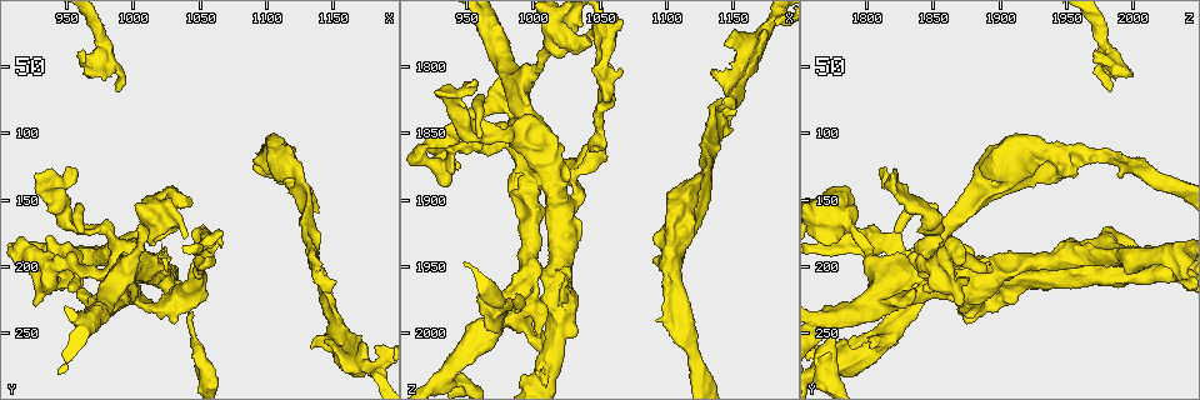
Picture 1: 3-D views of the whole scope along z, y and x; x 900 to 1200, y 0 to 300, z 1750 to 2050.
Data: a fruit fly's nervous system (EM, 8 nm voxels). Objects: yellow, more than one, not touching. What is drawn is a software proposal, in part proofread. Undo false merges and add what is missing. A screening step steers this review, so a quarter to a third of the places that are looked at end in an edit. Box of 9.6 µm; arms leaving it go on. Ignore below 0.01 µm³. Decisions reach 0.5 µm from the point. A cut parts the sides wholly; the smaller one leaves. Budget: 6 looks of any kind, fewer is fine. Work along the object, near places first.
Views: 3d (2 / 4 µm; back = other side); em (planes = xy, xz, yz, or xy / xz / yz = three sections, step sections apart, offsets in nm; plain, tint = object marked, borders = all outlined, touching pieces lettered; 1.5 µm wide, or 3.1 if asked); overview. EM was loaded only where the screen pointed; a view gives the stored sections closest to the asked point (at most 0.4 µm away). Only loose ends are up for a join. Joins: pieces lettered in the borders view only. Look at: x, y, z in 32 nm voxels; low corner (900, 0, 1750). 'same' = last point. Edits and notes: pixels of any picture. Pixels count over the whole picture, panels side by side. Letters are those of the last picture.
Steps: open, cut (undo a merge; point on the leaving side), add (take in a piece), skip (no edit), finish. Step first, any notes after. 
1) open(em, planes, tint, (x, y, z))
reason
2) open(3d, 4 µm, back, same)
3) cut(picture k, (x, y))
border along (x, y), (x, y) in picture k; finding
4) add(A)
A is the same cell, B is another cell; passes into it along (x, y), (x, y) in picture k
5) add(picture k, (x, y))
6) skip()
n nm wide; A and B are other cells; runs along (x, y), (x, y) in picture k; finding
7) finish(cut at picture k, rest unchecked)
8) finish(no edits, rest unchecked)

open(3d, 4 µm, (1046, 222, 1868))

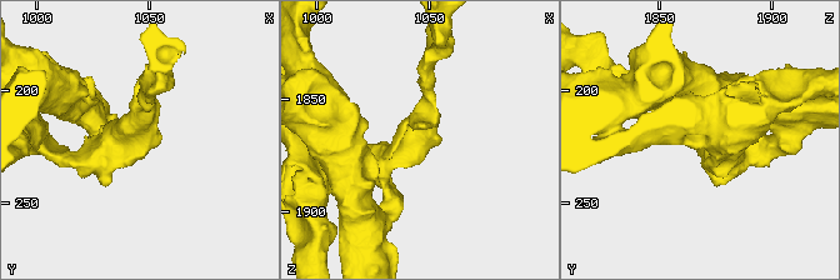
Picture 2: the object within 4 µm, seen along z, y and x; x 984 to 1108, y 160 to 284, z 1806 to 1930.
open(em, planes, tint, (1047, 223, 1868))
need the tissue

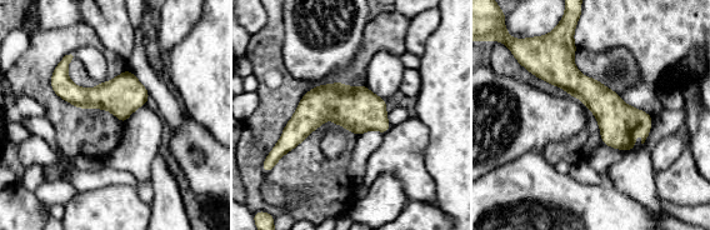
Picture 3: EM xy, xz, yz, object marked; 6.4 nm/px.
open(em, planes, borders, same)

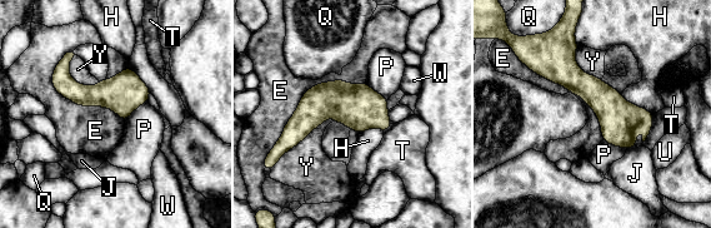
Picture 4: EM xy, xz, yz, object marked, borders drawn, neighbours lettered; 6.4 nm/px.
skip()
100 nm wide; E, H, J, P, Q, T, U, W and Y are other cells; border along (365, 82), (313, 85), (271, 148) in picture 4; all the same neuron

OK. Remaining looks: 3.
open(3d, 2 µm, (1044, 236, 1780))
an open end

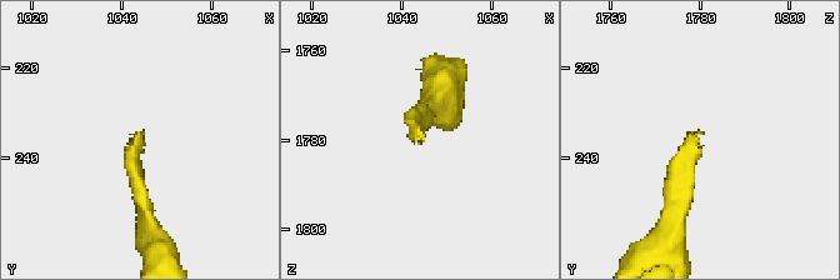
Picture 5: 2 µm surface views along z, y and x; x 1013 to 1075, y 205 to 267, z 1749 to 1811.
open(em, planes, borders, (1045, 235, 1781))

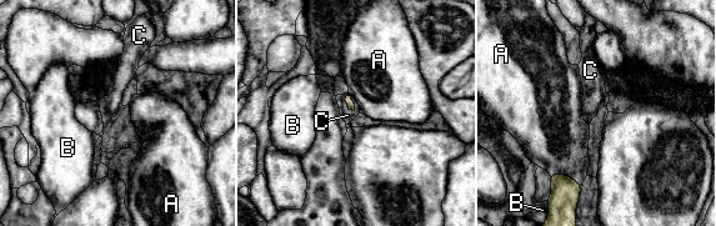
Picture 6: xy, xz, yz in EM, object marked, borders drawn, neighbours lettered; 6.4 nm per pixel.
add(C)
C is the same cell, A and B are other cells; it goes on there

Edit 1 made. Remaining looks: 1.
open(em, planes, borders, (1098, 116, 1986))
free end

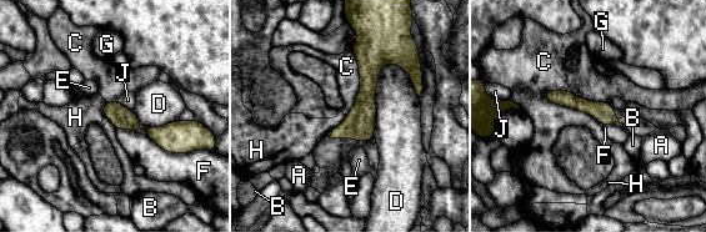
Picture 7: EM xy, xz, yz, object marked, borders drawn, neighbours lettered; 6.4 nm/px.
skip()
A, B, C, D, E, F, G, H and J are other cells; no lettered piece goes on from it

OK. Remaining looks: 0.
finish(add at picture 6, rest unchecked)

